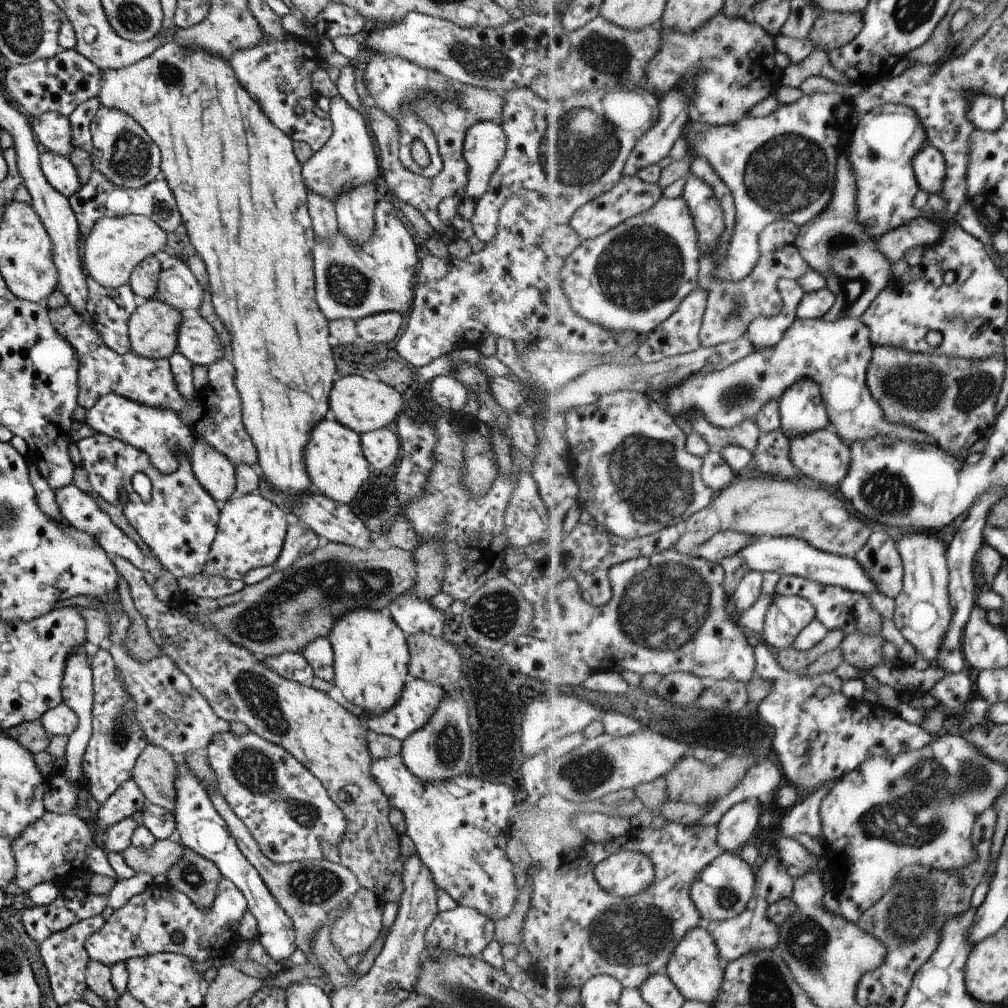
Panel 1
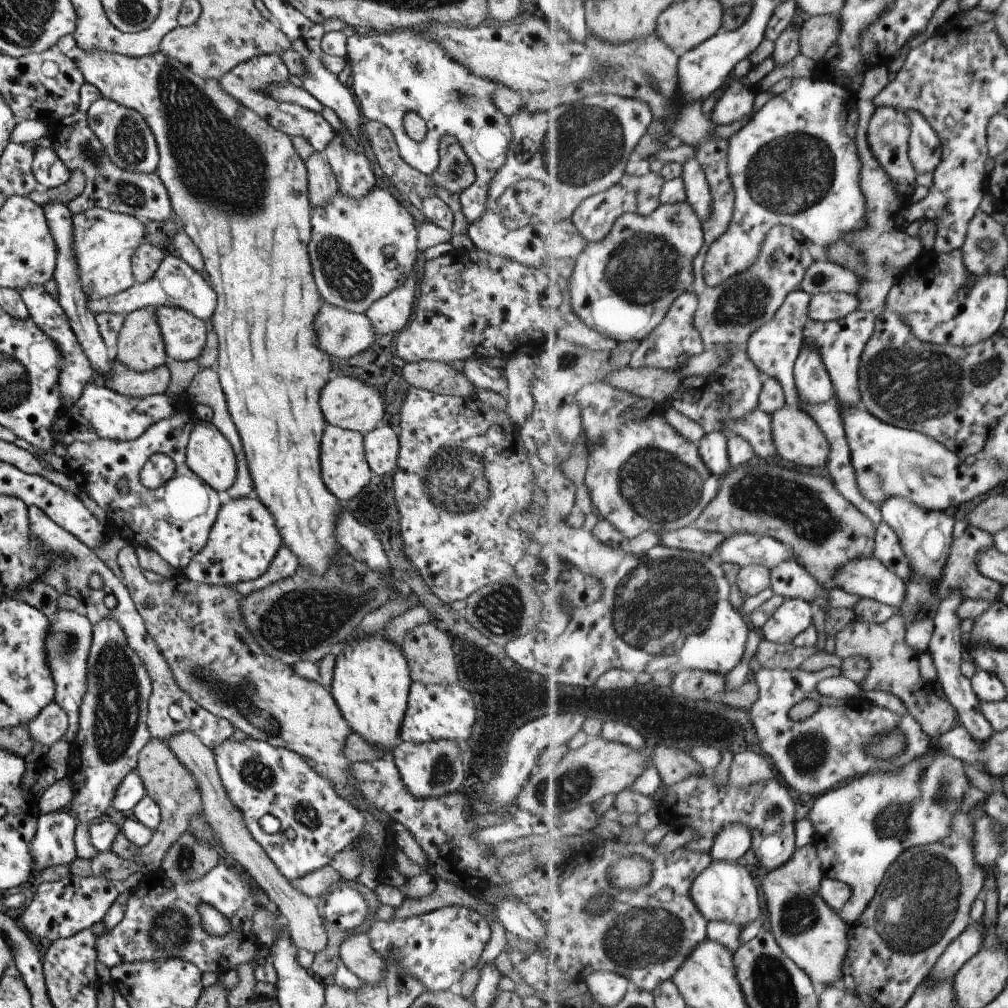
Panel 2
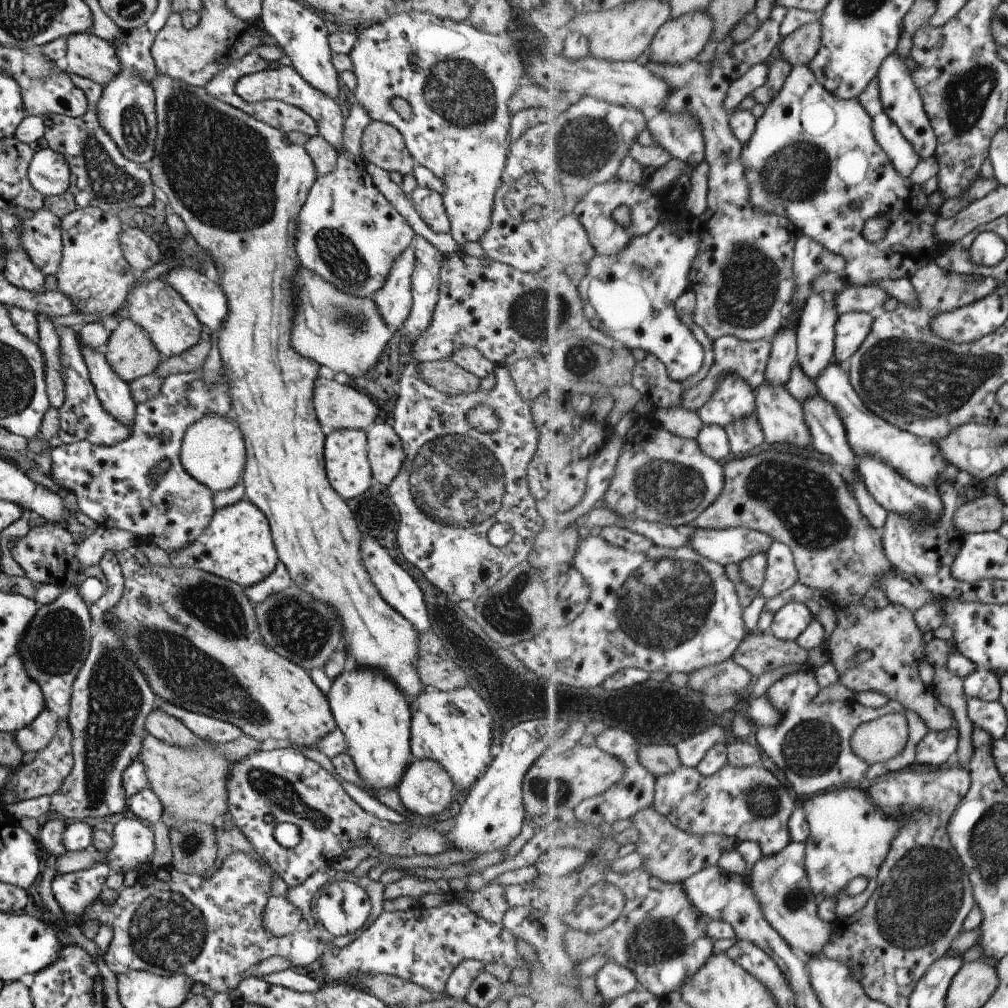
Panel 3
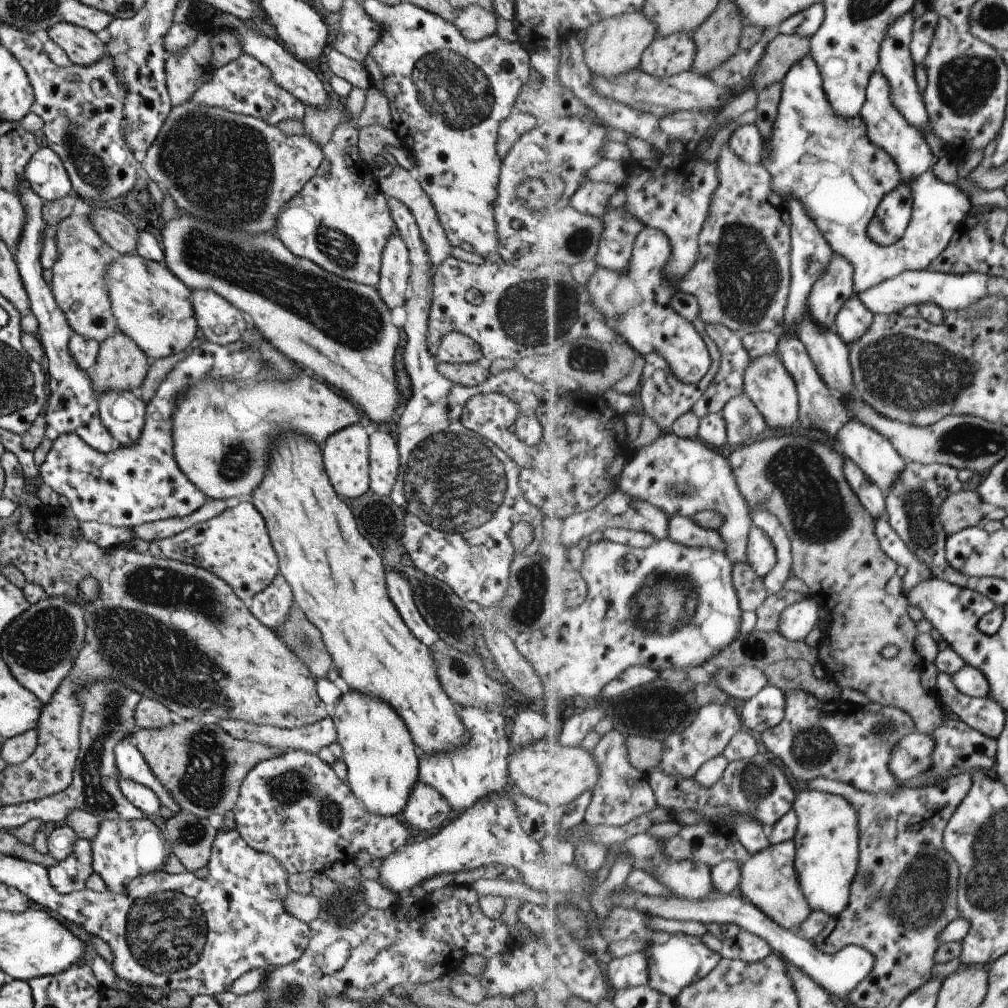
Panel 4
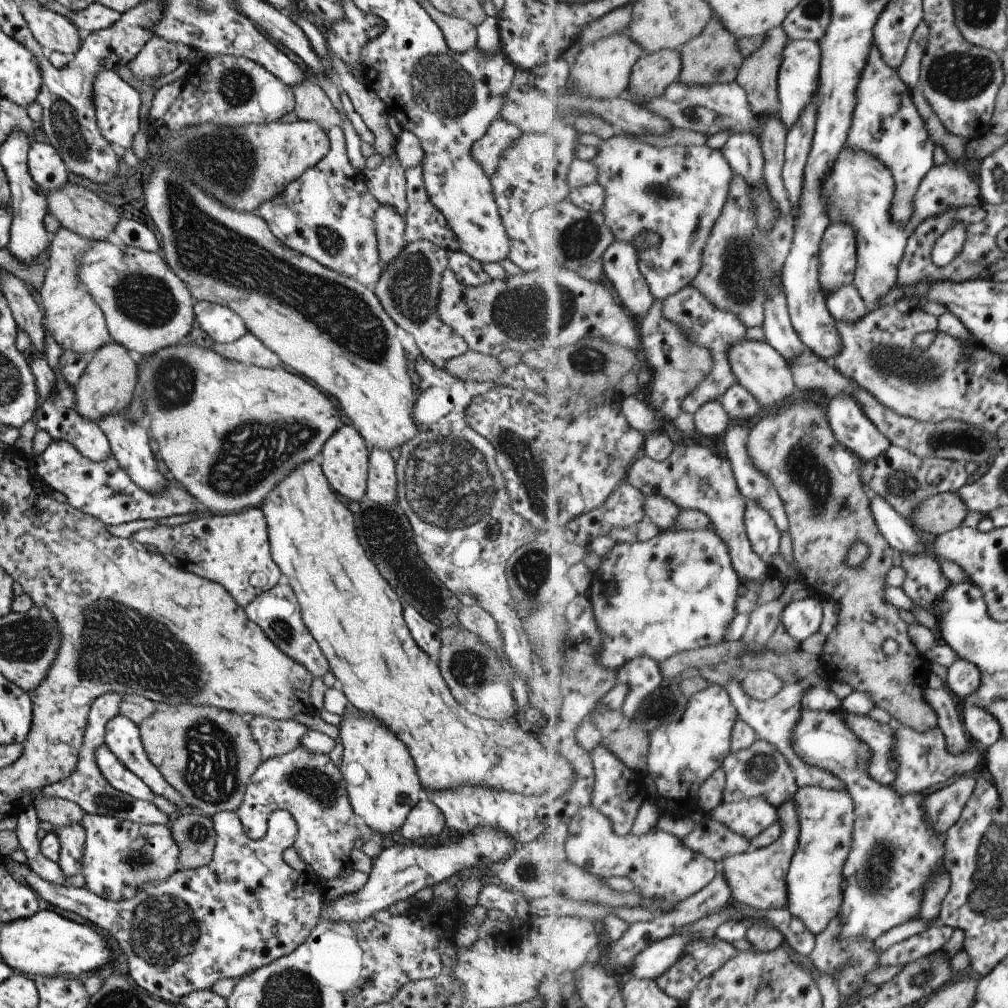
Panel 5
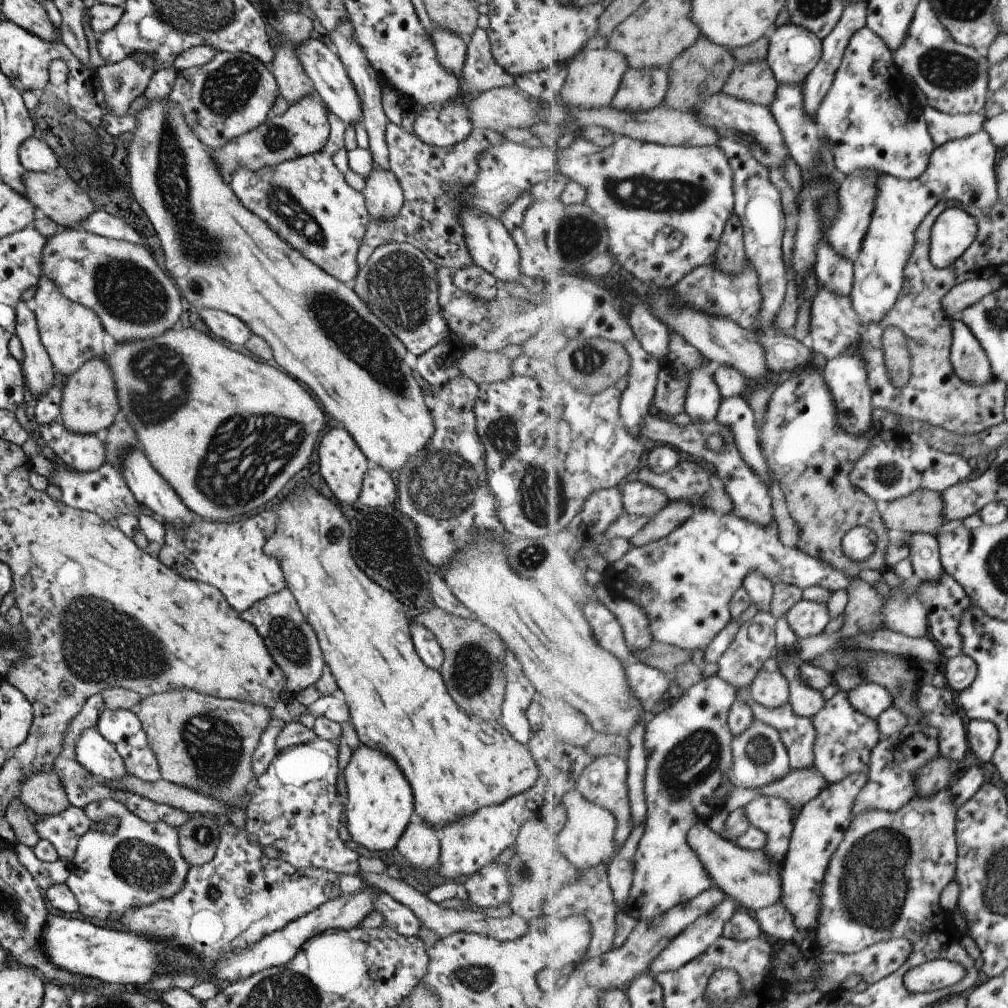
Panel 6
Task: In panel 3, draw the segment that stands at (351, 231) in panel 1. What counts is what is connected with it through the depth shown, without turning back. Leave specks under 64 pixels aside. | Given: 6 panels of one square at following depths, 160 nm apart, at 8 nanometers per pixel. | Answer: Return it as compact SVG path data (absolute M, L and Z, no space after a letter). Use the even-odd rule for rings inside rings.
M280 66L275 69L263 69L253 74L241 76L234 86L235 94L243 101L248 103L256 103L261 101L275 100L281 101L295 108L301 109L308 114L315 122L319 136L336 152L340 150L340 142L342 139L342 122L339 105L332 98L319 92L315 87L309 86L301 75L295 72L293 67Z

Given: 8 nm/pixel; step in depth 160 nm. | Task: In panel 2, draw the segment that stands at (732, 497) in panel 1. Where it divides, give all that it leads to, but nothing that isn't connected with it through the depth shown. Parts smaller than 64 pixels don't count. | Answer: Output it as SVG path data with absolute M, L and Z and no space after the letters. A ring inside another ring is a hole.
M770 460L761 461L754 466L741 465L722 477L722 485L715 500L703 511L695 522L702 531L723 533L727 537L739 533L769 535L792 546L796 560L817 577L825 586L832 586L835 573L849 561L874 556L877 526L863 512L857 512L854 503L842 491L835 488L829 478L803 474L797 470L787 470L772 464Z

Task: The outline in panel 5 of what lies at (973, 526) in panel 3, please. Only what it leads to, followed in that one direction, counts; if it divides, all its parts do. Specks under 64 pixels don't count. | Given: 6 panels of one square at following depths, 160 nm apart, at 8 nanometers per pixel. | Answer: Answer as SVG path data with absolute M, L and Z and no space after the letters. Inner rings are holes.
M942 493L927 498L921 506L911 514L915 529L925 530L931 536L959 528L970 510L957 493Z

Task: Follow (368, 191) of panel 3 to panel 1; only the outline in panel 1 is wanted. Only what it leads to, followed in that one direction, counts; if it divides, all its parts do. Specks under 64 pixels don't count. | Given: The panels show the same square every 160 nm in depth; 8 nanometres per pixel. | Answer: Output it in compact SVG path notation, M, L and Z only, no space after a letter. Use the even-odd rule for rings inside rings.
M380 200L374 206L374 227L366 243L351 245L336 231L331 239L320 239L313 247L315 304L328 320L360 318L375 313L402 314L414 295L415 264L419 243L409 226L395 216L395 203Z

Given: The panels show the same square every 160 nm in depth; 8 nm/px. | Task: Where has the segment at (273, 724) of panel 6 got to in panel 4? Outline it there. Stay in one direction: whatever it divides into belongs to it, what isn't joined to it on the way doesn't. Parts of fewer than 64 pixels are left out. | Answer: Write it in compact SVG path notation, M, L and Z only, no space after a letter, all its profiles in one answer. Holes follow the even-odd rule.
M330 717L298 729L280 729L231 719L217 719L216 725L231 738L274 748L276 756L297 748L317 754L320 748L336 742L336 732Z

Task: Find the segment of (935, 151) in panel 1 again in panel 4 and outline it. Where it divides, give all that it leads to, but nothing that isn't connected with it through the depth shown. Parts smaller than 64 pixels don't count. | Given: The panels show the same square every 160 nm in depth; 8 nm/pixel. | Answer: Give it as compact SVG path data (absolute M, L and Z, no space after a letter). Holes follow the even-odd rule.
M912 10L907 14L899 16L890 29L887 30L887 37L883 40L879 70L890 80L891 87L894 88L895 104L906 116L907 122L922 132L927 132L930 126L930 115L928 114L926 103L924 102L924 92L919 90L917 80L915 80L915 63L911 58L911 42L914 38L915 16Z

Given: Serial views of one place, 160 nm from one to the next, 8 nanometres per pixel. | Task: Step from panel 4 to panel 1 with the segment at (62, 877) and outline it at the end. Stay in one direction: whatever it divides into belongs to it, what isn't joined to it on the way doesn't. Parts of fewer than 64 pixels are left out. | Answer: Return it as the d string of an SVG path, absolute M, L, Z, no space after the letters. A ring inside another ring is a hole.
M66 885L59 888L53 902L25 908L21 923L26 934L40 943L73 923L100 915L105 905L106 897Z

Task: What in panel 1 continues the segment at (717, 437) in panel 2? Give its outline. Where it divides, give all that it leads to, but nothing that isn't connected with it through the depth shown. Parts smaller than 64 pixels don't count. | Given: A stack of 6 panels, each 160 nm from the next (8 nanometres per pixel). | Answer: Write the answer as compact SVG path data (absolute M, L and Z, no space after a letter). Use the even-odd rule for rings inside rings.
M720 447L712 448L704 457L702 477L717 494L738 478L729 463L723 458Z

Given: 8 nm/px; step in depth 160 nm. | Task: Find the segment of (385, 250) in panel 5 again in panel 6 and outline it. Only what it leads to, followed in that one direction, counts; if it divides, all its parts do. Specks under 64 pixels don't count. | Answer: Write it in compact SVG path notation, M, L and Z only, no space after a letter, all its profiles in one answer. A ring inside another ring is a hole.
M372 168L365 184L361 194L370 218L375 223L395 218L402 205L402 190L394 174Z

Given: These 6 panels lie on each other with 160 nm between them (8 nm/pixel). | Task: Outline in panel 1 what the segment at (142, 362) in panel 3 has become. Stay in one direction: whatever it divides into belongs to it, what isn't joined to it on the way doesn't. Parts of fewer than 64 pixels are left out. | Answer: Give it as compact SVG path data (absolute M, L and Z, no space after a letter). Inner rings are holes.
M160 300L138 301L127 321L131 352L150 359L168 359L176 350L181 321L180 312Z

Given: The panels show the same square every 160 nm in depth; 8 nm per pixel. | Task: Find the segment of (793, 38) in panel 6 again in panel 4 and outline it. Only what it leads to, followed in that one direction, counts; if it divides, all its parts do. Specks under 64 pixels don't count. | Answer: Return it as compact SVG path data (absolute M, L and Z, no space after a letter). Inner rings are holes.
M807 54L803 60L797 62L787 77L782 82L782 100L780 102L779 116L773 128L773 140L765 144L763 148L762 164L774 175L774 188L789 200L789 196L797 196L805 208L815 220L815 224L823 230L823 236L834 250L834 254L841 254L847 258L855 268L854 292L861 294L865 290L873 288L886 280L898 277L907 271L925 270L929 262L933 262L945 248L949 248L951 238L955 236L955 228L961 221L967 218L973 204L959 186L943 182L935 176L930 169L921 177L915 177L911 181L905 181L913 192L913 216L909 223L907 236L898 240L895 244L881 246L870 236L870 224L878 214L879 205L889 194L902 185L903 175L898 164L882 147L870 140L867 134L867 124L859 115L857 118L843 120L835 114L827 100L826 91L823 88L822 72L818 63L811 54Z

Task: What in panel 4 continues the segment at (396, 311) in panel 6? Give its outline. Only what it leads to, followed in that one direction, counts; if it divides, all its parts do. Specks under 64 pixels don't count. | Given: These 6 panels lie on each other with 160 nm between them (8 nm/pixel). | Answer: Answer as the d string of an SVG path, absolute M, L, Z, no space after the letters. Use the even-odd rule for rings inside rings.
M395 156L390 158L393 164L392 173L390 176L387 176L387 178L379 178L377 180L378 186L385 196L392 196L396 201L399 201L408 208L408 211L411 213L419 229L421 240L425 245L430 260L430 267L434 270L442 260L445 260L445 258L450 255L449 241L445 236L444 230L441 228L439 219L437 218L429 197L423 192L423 189L417 182L416 174L406 171L403 167L397 165L394 158ZM447 333L434 354L436 361L446 363L475 363L482 361L480 348L464 334Z

